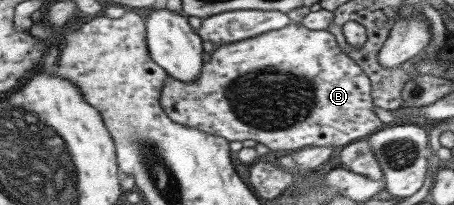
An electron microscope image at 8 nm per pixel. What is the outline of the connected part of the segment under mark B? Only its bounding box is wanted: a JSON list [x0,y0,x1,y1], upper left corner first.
[159,23,382,151]

